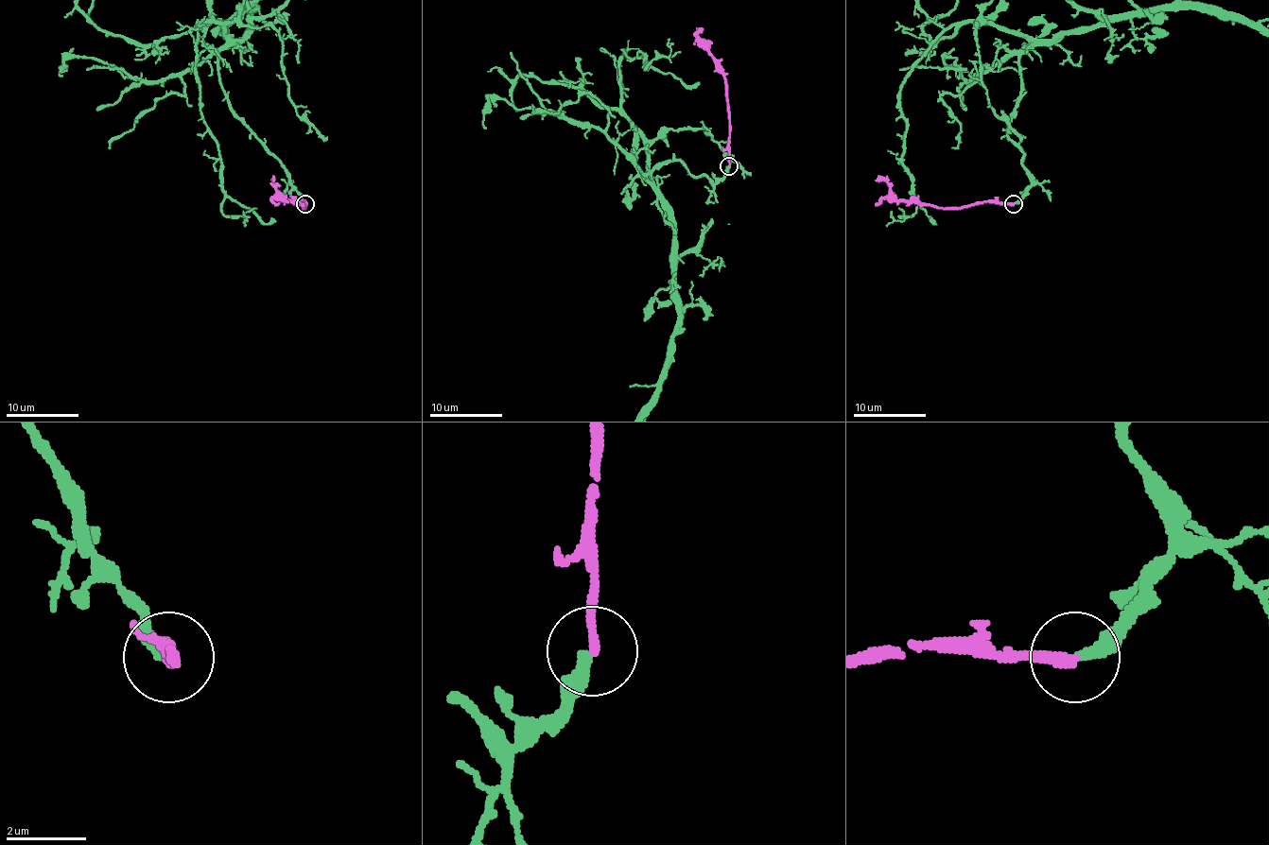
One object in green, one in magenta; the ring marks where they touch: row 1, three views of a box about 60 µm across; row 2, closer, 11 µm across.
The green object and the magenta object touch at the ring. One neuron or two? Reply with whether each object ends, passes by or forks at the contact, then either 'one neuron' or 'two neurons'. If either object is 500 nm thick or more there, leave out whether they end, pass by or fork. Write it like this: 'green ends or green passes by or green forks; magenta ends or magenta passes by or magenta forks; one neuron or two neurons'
green ends; magenta ends; two neurons

